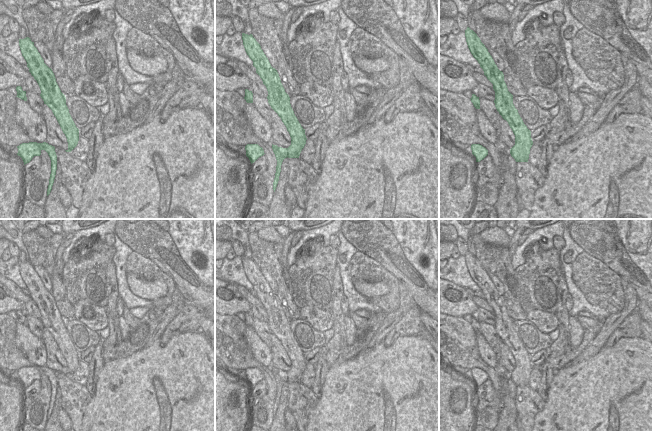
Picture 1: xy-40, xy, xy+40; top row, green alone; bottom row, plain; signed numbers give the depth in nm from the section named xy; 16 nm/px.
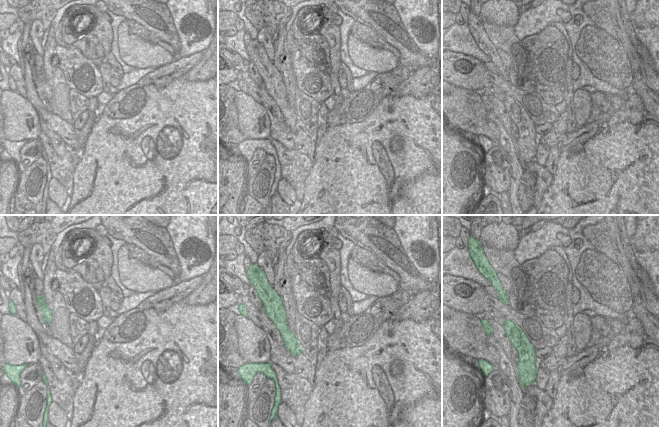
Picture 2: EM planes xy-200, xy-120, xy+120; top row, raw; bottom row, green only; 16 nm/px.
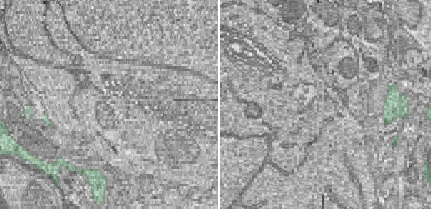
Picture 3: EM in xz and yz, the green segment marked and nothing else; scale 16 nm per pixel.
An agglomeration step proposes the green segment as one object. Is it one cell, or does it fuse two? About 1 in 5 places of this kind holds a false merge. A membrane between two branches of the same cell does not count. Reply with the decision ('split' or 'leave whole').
split

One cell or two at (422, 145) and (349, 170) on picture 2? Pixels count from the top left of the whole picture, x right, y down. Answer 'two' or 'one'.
one

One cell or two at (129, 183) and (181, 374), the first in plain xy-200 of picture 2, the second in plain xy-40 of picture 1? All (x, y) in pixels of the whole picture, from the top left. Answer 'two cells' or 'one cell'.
one cell

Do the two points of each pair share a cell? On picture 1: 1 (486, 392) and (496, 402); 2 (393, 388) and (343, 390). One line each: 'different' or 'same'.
1: same
2: same

